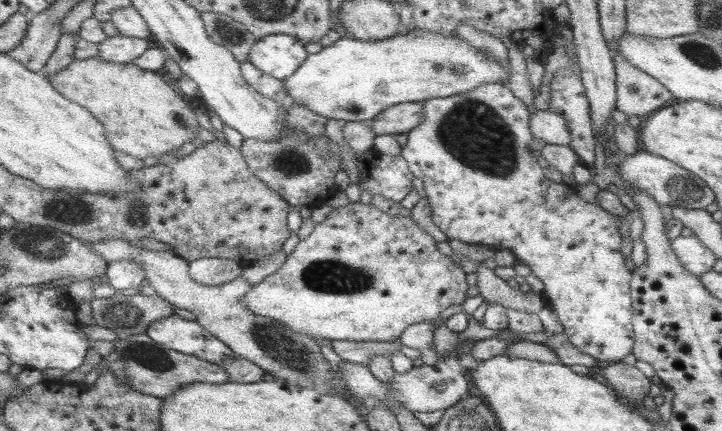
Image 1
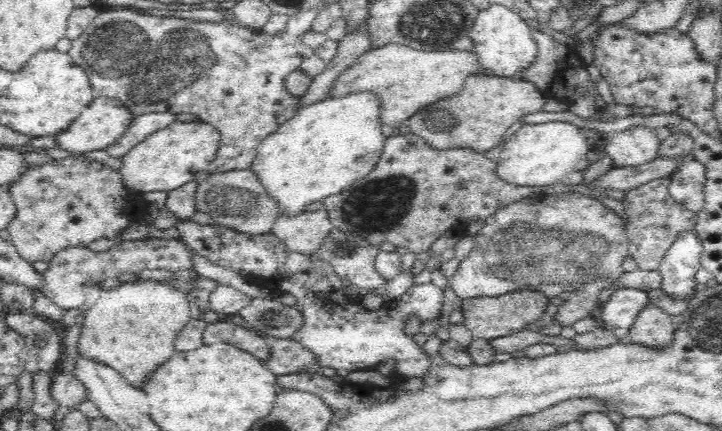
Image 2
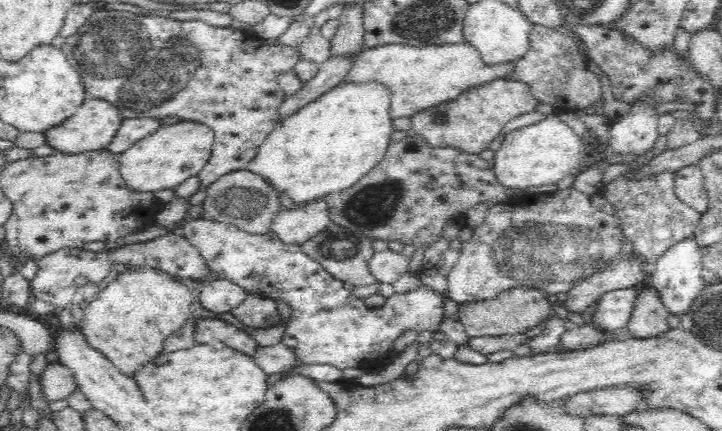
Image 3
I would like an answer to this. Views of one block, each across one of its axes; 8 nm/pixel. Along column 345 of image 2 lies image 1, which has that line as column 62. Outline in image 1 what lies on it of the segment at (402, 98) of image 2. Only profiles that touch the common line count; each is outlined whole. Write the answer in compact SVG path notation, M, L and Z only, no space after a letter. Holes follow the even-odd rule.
M93 57L85 60L74 59L64 70L54 76L48 76L52 86L68 100L84 106L104 125L106 137L114 150L119 154L130 154L138 160L146 160L150 156L166 156L186 144L196 140L201 126L194 113L195 106L188 105L164 77L163 73L144 70L133 63L116 63L99 60Z

